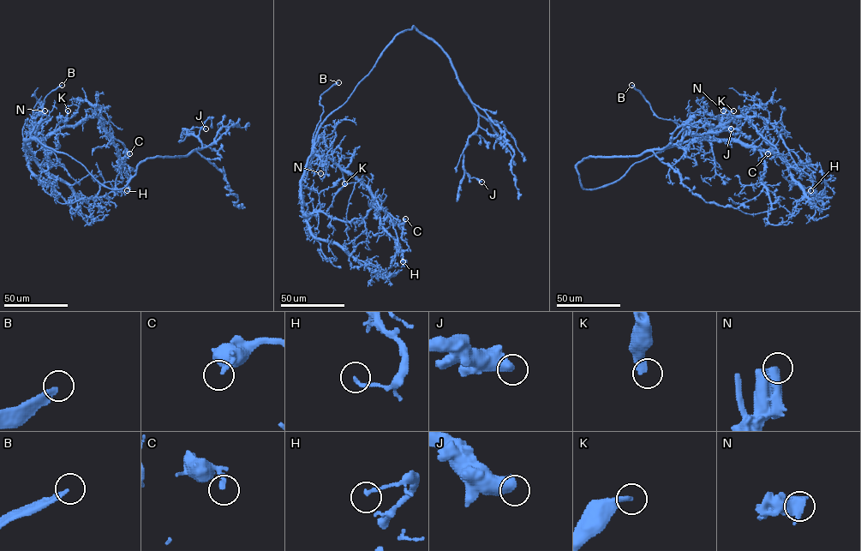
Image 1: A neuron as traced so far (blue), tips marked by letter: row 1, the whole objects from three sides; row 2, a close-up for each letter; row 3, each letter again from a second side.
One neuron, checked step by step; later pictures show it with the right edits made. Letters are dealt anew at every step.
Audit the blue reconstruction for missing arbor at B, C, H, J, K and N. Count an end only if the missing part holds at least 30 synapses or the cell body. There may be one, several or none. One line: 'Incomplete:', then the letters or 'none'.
Incomplete: B, K, N

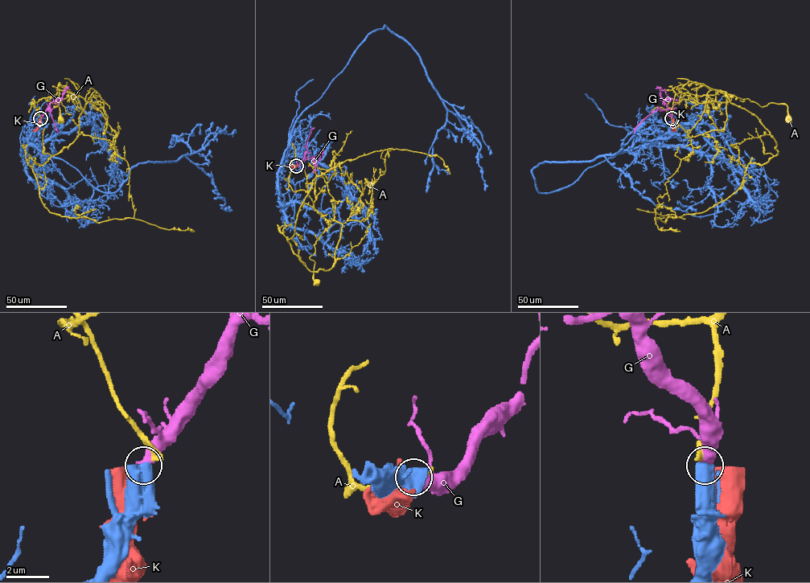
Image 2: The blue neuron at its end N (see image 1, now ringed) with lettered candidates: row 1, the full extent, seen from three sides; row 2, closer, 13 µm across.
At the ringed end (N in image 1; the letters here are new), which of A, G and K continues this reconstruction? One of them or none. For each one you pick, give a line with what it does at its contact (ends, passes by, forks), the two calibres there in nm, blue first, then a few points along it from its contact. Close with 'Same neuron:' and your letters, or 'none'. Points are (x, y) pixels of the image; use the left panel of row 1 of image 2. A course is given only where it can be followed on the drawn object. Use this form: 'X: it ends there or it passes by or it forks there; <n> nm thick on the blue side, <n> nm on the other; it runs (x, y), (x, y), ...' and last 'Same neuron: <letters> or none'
G: it ends there; 800 nm thick on the blue side, 500 nm on the other; it runs (40, 118), (47, 109), (50, 109), (59, 133)
Same neuron: G

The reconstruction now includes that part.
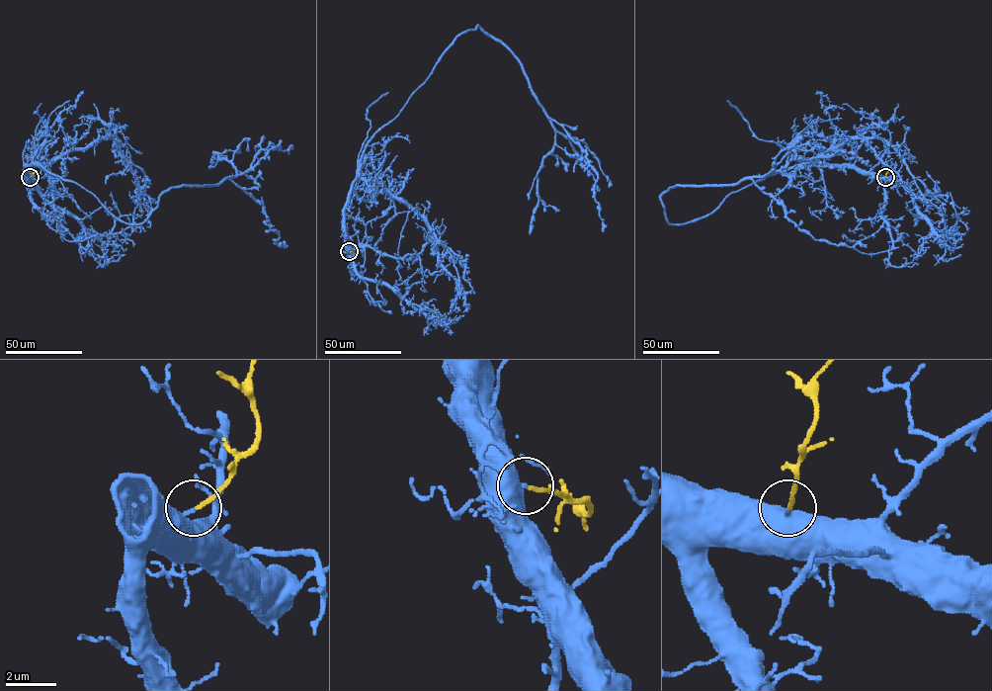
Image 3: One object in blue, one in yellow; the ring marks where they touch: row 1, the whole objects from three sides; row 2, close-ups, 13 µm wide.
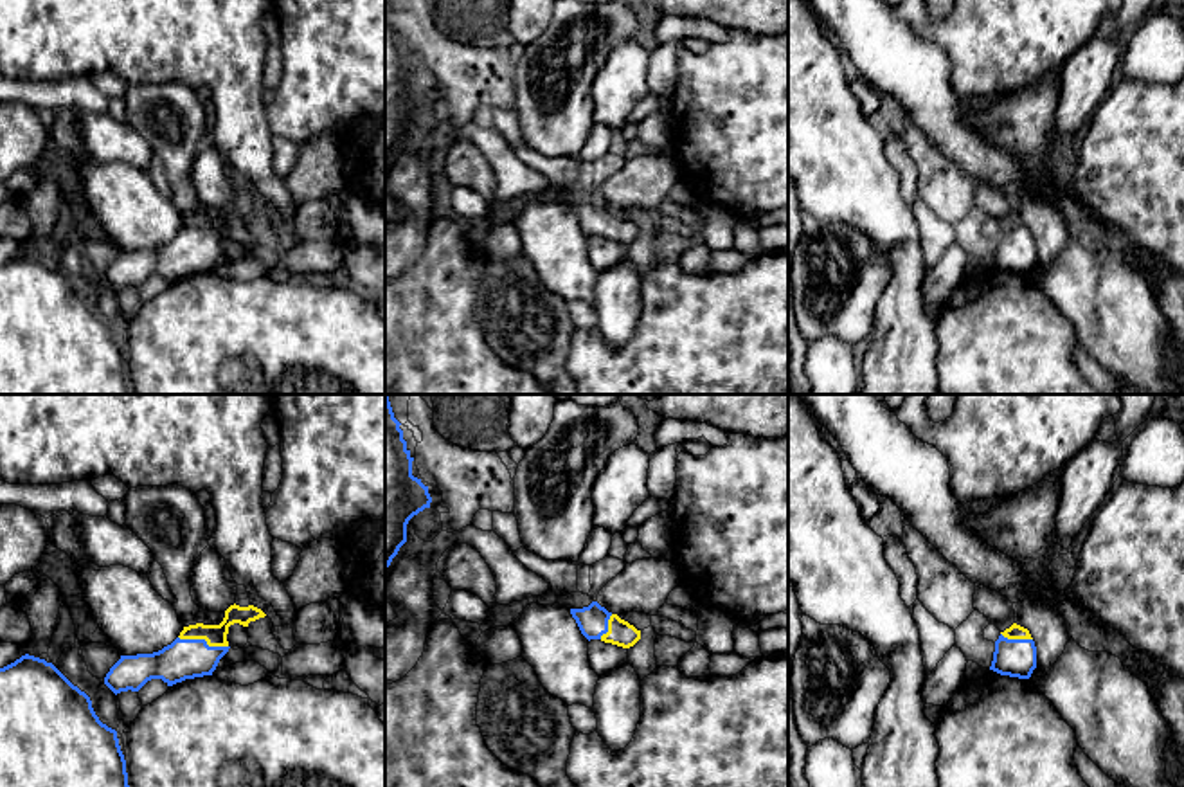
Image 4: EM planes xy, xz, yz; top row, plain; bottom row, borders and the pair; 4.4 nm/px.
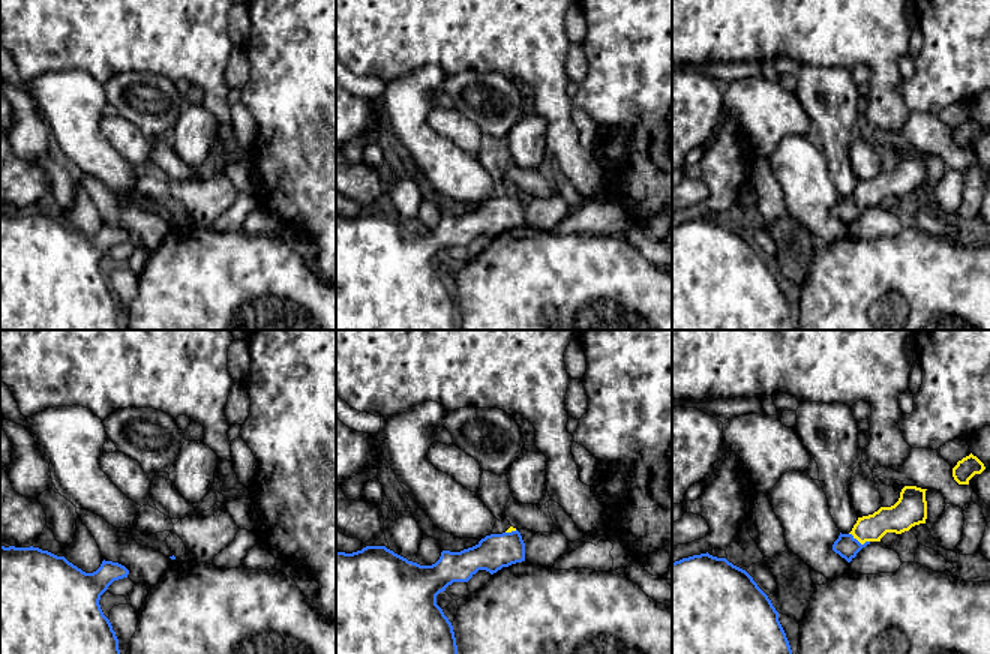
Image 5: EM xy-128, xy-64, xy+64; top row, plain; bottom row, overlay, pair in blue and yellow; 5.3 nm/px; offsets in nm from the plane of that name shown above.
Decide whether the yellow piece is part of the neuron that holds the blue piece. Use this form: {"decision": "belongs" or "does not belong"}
{"decision": "belongs"}

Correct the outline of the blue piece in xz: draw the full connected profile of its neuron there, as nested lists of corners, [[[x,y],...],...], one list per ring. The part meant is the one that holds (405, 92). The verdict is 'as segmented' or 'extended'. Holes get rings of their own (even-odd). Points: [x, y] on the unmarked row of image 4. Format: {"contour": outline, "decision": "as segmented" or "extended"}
{"contour": [[[385,0],[385,167],[407,139],[408,117],[430,104],[428,83],[412,72],[410,47],[390,0]]], "decision": "as segmented"}

